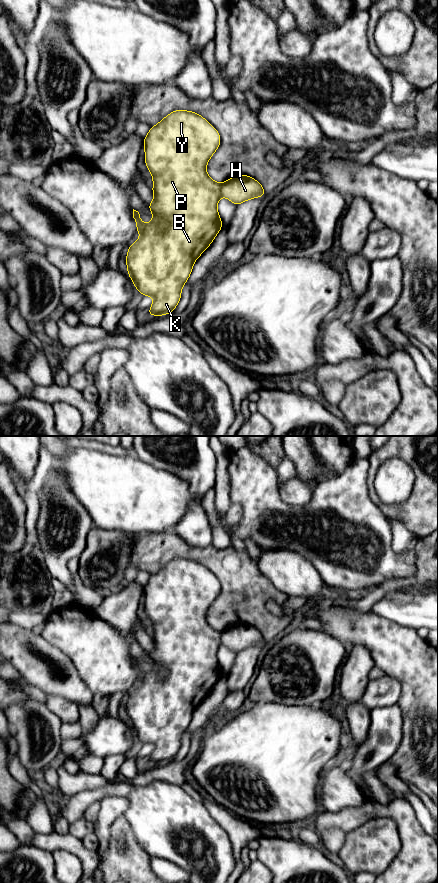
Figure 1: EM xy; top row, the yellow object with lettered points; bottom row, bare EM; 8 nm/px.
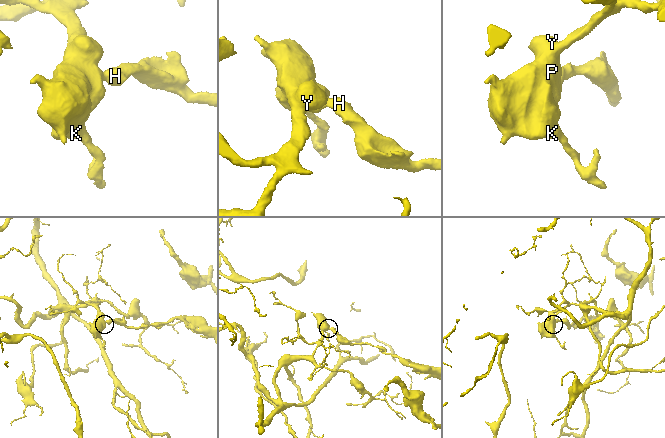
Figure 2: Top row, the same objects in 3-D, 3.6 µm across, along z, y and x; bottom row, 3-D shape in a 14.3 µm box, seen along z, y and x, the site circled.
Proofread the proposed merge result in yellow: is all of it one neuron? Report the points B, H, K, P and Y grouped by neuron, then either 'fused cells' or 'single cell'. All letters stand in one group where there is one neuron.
B K P Y / H | fused cells

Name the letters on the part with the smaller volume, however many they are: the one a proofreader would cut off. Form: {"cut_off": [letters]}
{"cut_off": ["H"]}

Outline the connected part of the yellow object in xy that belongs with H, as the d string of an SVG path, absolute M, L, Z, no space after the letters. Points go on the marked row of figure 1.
M238 175L221 184L221 194L237 206L246 200L265 197L263 186L254 178Z

